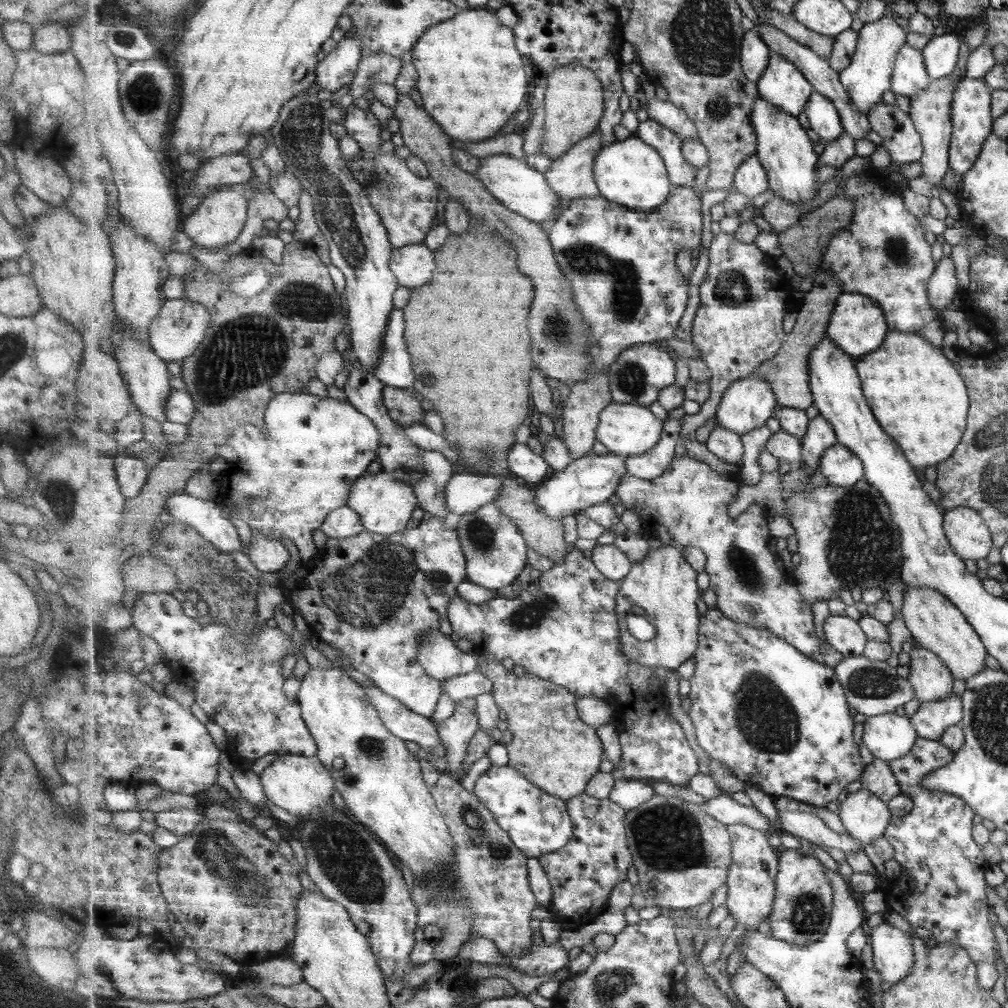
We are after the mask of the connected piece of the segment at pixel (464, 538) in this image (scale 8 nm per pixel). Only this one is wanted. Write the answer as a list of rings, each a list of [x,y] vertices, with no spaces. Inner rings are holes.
[[[495,501],[485,503],[475,512],[457,516],[454,521],[463,554],[466,554],[467,579],[471,583],[497,591],[523,576],[522,572],[528,564],[529,546],[518,524]]]

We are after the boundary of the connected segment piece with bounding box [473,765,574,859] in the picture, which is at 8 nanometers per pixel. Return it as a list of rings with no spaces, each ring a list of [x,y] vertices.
[[[492,766],[482,775],[473,791],[529,858],[538,859],[543,854],[553,854],[566,847],[573,836],[574,822],[567,801],[547,794],[514,767]]]

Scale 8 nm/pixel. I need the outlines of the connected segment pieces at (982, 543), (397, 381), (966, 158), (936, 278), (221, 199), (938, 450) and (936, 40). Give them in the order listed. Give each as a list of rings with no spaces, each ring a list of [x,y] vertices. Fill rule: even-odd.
[[[956,506],[943,513],[943,530],[954,553],[963,560],[985,558],[991,541],[986,522],[968,506]]]
[[[393,308],[385,335],[385,350],[376,366],[375,376],[397,389],[411,389],[415,383],[415,370],[405,342],[404,309]]]
[[[960,78],[956,83],[956,89],[951,96],[950,117],[951,135],[949,147],[949,164],[951,172],[957,176],[963,176],[971,170],[977,161],[983,142],[992,133],[991,116],[989,116],[989,87],[980,79]]]
[[[942,256],[939,259],[927,288],[930,302],[937,312],[941,312],[952,303],[957,296],[957,279],[955,279],[955,264],[950,256]]]
[[[228,185],[206,196],[199,208],[188,218],[183,219],[183,232],[195,246],[217,250],[235,242],[243,232],[248,219],[249,202],[236,188]]]
[[[890,329],[887,333],[886,341],[871,354],[863,355],[857,360],[857,367],[860,374],[861,382],[863,384],[863,391],[866,394],[867,400],[870,402],[871,408],[874,410],[874,415],[878,418],[879,424],[891,435],[891,438],[898,443],[899,448],[905,455],[907,462],[911,463],[916,469],[924,470],[927,466],[935,466],[941,461],[951,456],[958,442],[962,438],[962,434],[966,428],[966,414],[969,412],[969,392],[966,391],[965,382],[958,373],[958,369],[953,363],[942,353],[942,349],[932,345],[927,339],[924,339],[917,333],[908,333]]]
[[[954,34],[933,35],[921,49],[930,80],[951,75],[957,62],[959,40]]]

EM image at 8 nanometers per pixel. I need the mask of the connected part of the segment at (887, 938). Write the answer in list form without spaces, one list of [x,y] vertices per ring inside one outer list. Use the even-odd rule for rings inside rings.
[[[883,921],[871,929],[870,943],[874,948],[874,963],[881,973],[883,992],[910,974],[914,964],[914,947],[909,936]]]

